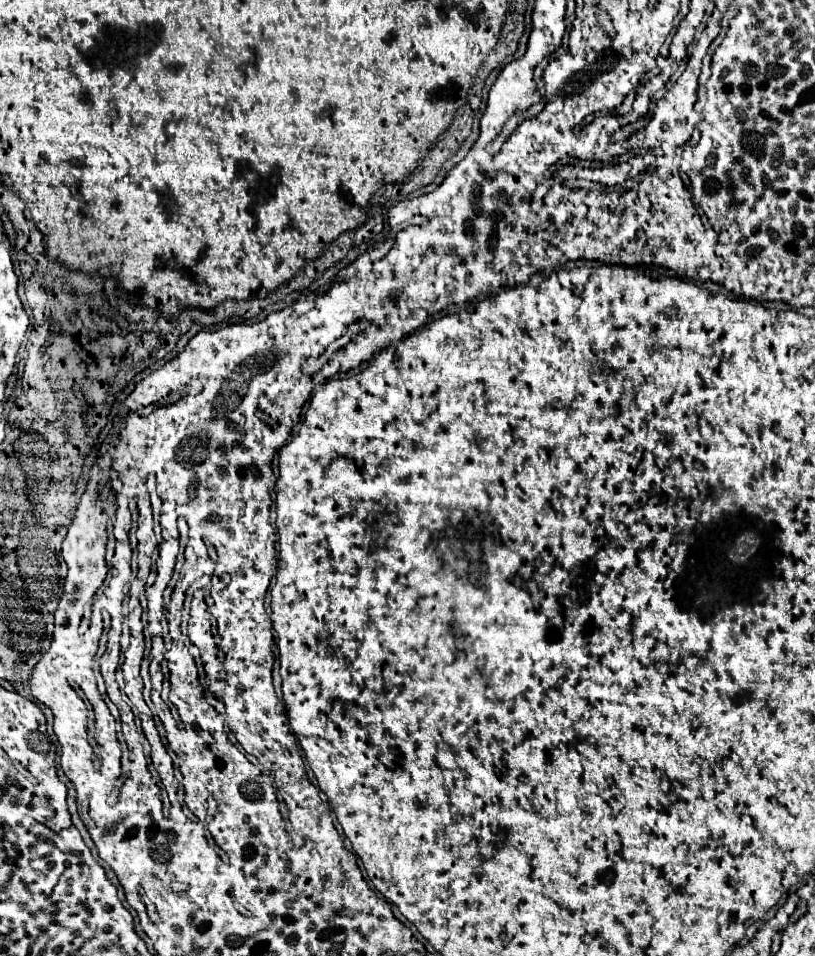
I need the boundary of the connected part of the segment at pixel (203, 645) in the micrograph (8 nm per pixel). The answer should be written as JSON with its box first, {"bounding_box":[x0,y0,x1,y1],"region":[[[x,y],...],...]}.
{"bounding_box":[189,603,225,696],"region":[[[201,603],[191,609],[191,619],[189,619],[189,639],[191,643],[201,651],[201,661],[205,668],[205,687],[211,696],[219,695],[225,687],[225,683],[219,679],[221,663],[217,659],[219,649],[215,647],[215,637],[211,633],[211,623],[209,623],[209,613],[207,609],[201,609]]]}

